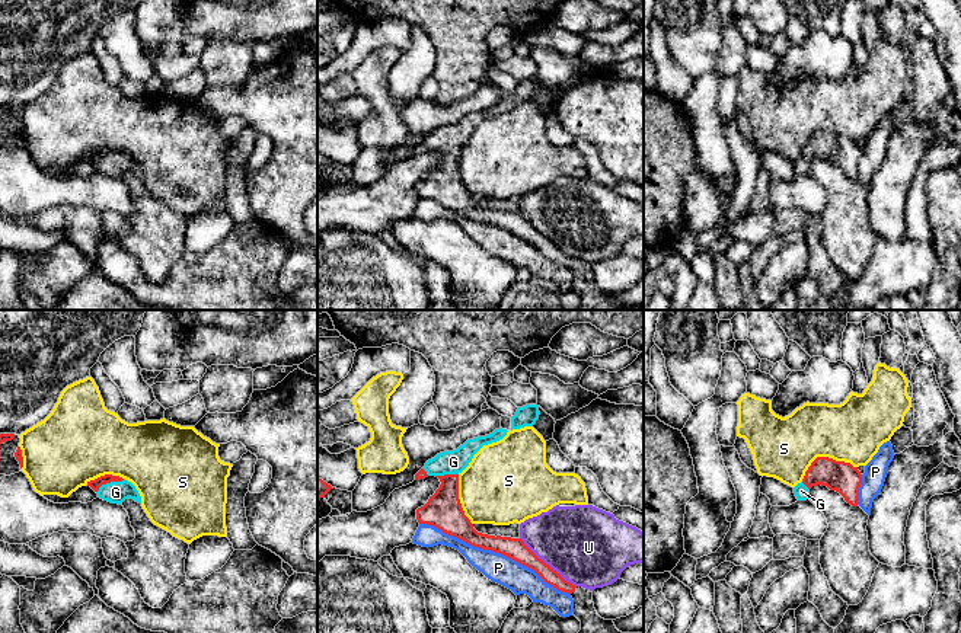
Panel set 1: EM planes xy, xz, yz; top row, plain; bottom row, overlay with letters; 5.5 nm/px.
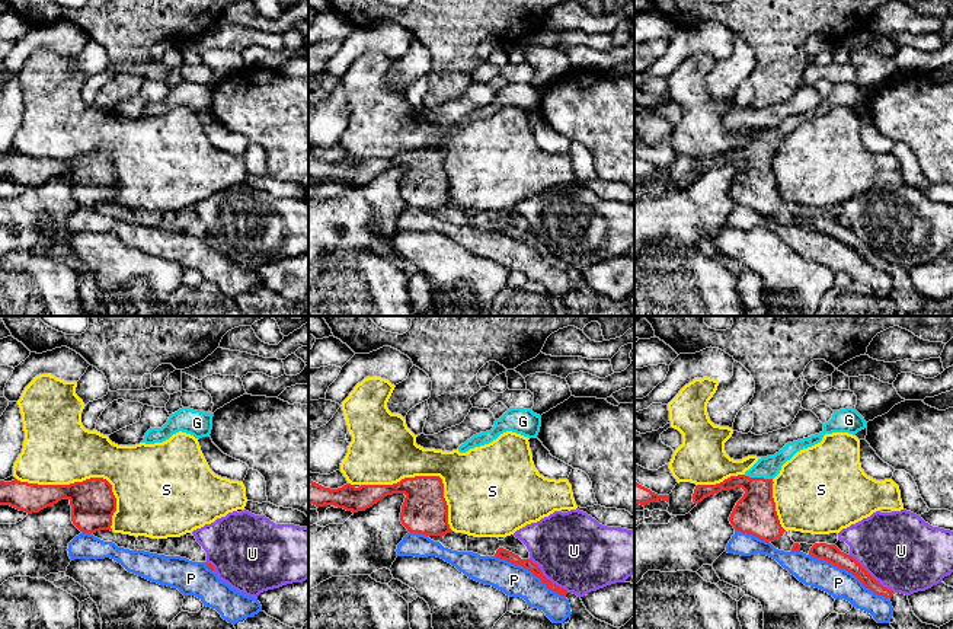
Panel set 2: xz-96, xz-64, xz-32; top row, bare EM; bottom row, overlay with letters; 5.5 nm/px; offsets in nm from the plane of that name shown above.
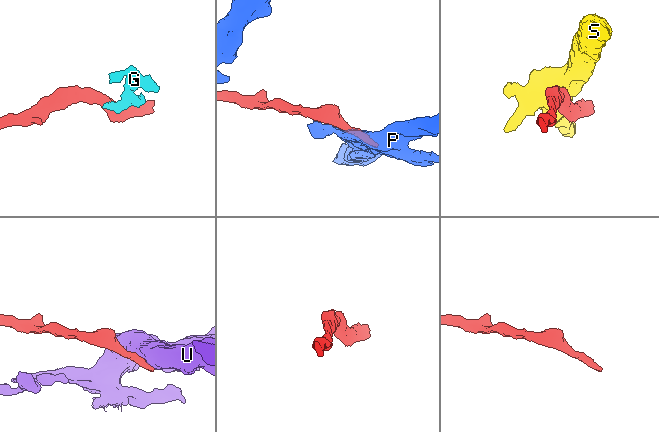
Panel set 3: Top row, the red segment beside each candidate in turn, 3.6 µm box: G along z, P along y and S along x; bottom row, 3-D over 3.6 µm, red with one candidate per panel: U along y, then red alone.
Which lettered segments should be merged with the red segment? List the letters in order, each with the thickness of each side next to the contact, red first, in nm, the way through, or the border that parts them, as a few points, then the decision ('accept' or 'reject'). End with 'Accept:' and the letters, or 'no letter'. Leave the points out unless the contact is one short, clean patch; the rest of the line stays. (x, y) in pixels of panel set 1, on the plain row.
G: 60 nm thick on the red side, 130 nm on the other; runs through xy (96, 157), (109, 156), (115, 166); accept
P: 140 nm thick on the red side, 160 nm on the other; reject
S: 170 nm thick on the red side, 340 nm on the other; reject
U: 120 nm thick on the red side, 440 nm on the other; reject
Accept: G

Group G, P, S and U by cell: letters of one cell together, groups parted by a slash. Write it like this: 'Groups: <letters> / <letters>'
Groups: G / P / S / U

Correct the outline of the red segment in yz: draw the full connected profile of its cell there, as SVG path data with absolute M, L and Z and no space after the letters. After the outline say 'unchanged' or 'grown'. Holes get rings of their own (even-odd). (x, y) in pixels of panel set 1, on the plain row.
M817 131L805 146L802 156L794 162L796 173L810 173L810 163L817 159L839 166L852 180L858 180L859 178L862 148L850 137Z; grown

